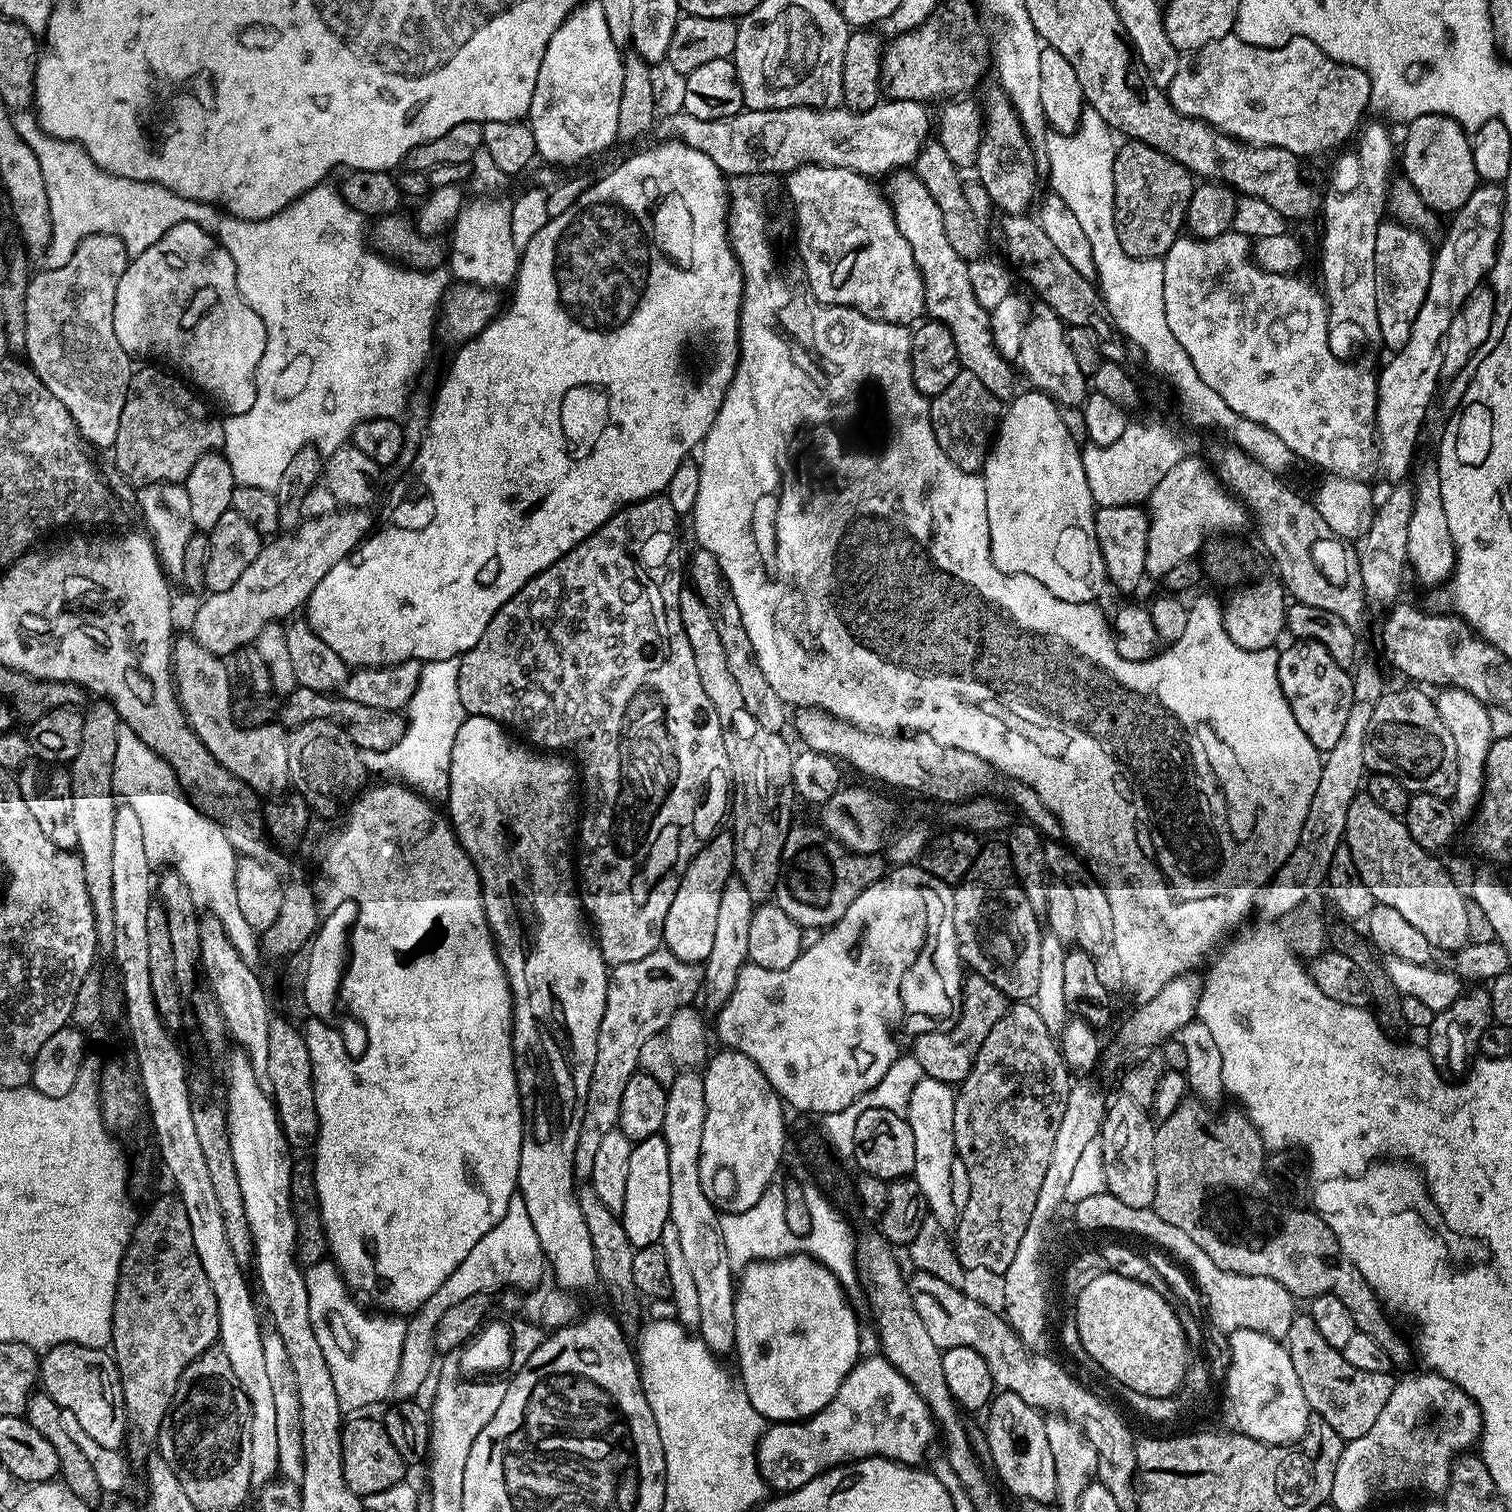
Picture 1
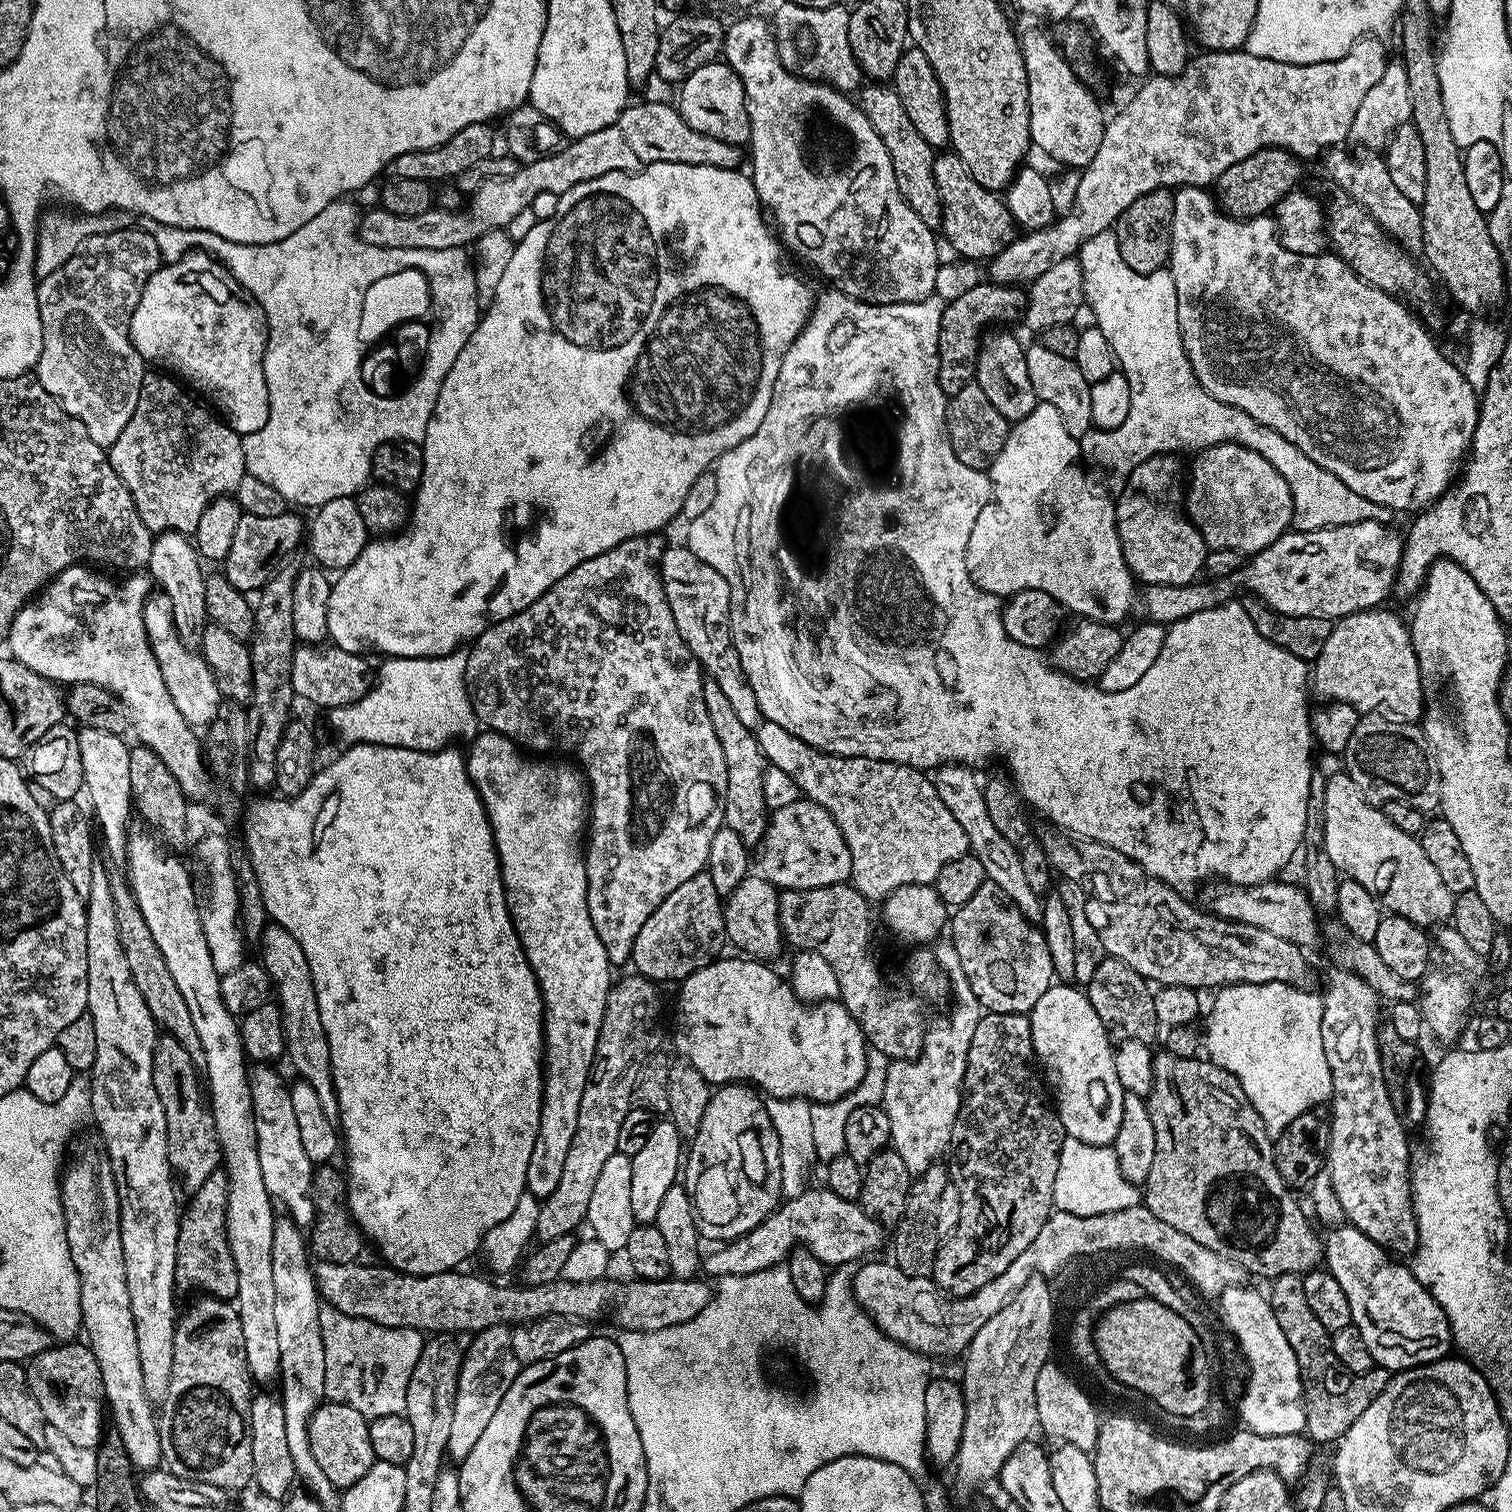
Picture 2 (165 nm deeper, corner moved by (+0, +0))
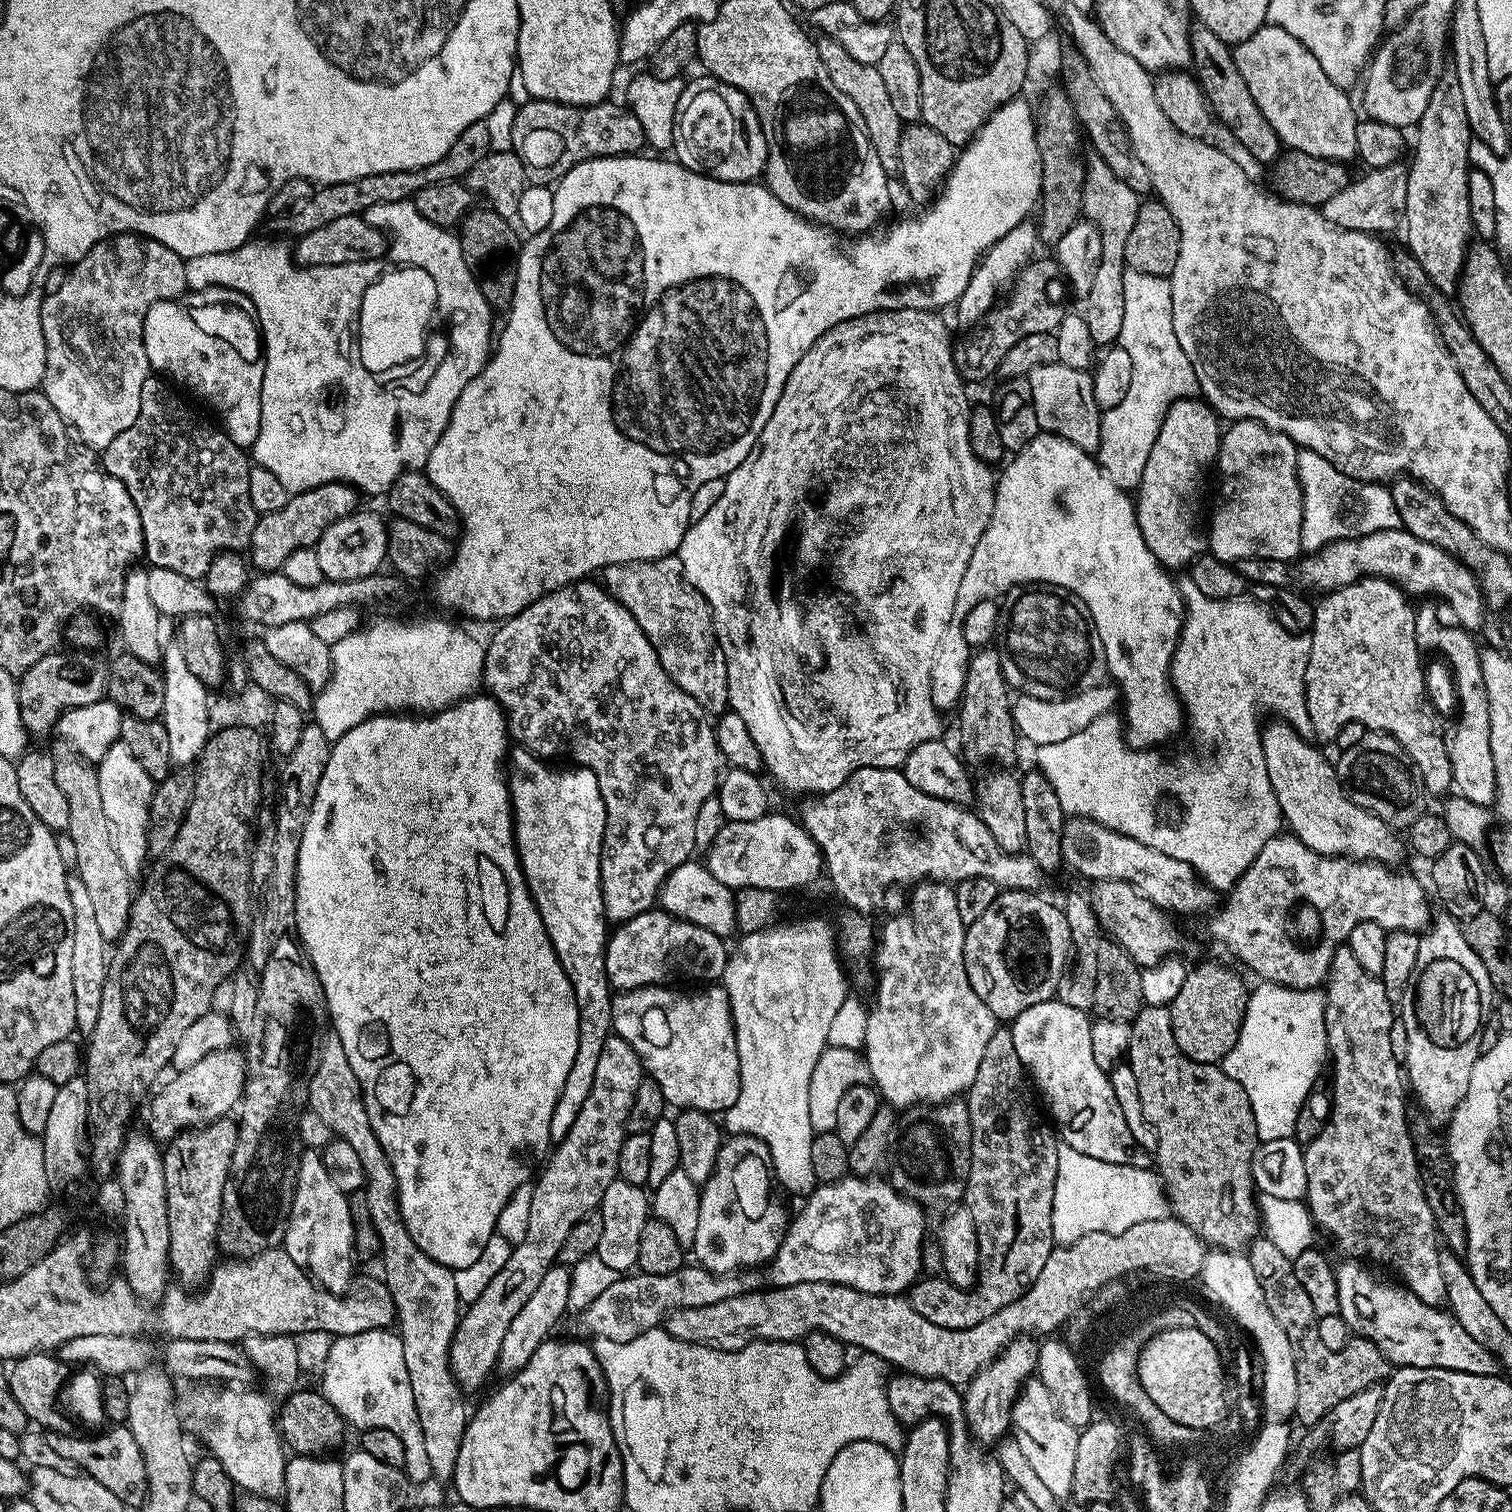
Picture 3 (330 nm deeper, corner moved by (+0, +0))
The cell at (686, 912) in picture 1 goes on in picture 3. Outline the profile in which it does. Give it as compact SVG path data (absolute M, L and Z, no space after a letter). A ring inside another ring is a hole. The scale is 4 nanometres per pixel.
M649 910L643 912L642 914L638 914L634 918L630 918L625 922L625 924L619 925L609 935L608 943L604 950L604 965L606 966L606 974L608 975L608 982L609 985L613 989L622 991L622 992L632 992L636 988L650 988L653 986L668 986L671 985L673 982L672 980L708 980L704 982L716 982L723 977L725 968L728 964L728 960L730 957L729 950L727 951L724 949L725 941L721 939L719 936L715 936L714 934L710 934L710 930L706 930L702 926L694 926L690 922L686 922L685 920L678 919L677 916L672 916L668 912L663 910Z

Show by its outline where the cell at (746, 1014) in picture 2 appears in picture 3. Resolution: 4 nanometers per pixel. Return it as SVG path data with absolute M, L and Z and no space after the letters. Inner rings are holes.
M672 986L636 988L632 992L617 991L612 998L612 1031L630 1042L640 1063L644 1065L645 1073L655 1080L665 1101L671 1107L673 1104L673 1109L696 1108L699 1112L723 1114L734 1106L740 1089L736 1035L727 990L723 986L705 988L708 989L697 996L679 996Z

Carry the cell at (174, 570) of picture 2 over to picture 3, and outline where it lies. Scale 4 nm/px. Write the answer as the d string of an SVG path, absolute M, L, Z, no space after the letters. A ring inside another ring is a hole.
M165 643L162 648L162 671L164 673L164 693L160 716L166 726L166 735L170 737L170 758L173 765L193 765L199 761L202 750L210 735L208 703L209 689L205 688L190 670L186 658L182 655L179 643Z

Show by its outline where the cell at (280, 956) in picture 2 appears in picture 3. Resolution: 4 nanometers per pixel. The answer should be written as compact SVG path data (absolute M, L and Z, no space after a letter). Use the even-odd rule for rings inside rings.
M333 1032L327 1033L321 1041L321 1057L308 1083L306 1104L326 1122L326 1126L330 1126L333 1137L345 1140L362 1162L362 1195L366 1210L370 1210L370 1222L378 1234L384 1260L382 1279L394 1298L398 1313L402 1355L406 1358L406 1374L410 1374L410 1390L414 1390L414 1410L418 1414L418 1426L422 1426L430 1470L437 1481L451 1481L456 1475L458 1450L462 1450L462 1438L470 1419L470 1408L464 1405L465 1393L457 1386L448 1361L450 1342L462 1315L460 1292L456 1289L457 1273L422 1254L418 1242L410 1238L410 1230L406 1230L406 1222L402 1222L390 1160L378 1138L374 1138L360 1083L342 1050L341 1039Z

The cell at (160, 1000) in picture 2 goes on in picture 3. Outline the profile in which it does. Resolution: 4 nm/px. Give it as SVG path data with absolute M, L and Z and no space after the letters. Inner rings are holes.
M67 742L57 743L51 745L50 751L58 790L62 790L66 803L70 805L70 822L66 833L73 839L77 855L74 872L82 878L82 883L86 885L86 891L90 894L94 918L101 930L102 938L106 942L115 942L128 925L134 899L134 880L126 874L125 867L121 865L121 860L113 849L113 843L110 842L110 822L106 820L105 811L102 810L96 768L84 760Z

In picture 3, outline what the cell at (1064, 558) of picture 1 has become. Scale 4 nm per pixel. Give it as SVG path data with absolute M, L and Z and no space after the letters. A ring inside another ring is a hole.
M1041 432L1011 459L1003 465L1004 473L999 473L990 522L966 561L959 606L970 609L983 600L996 600L1016 584L1053 584L1070 590L1086 602L1088 616L1102 638L1108 676L1122 697L1122 708L1124 704L1122 720L1129 745L1148 750L1166 743L1186 720L1170 679L1172 655L1184 628L1184 597L1173 573L1150 554L1142 530L1138 530L1133 497L1107 483L1104 469L1089 453L1049 432Z

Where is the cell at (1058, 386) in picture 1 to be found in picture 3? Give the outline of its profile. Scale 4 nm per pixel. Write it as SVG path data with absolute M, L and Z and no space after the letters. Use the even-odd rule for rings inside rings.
M1059 362L1046 366L1034 366L1027 375L1030 382L1030 398L1034 398L1034 414L1038 414L1038 426L1041 432L1049 432L1058 438L1066 438L1066 442L1074 442L1084 452L1095 453L1100 447L1100 418L1102 409L1094 402L1094 386L1092 372L1074 370L1074 366L1066 366Z

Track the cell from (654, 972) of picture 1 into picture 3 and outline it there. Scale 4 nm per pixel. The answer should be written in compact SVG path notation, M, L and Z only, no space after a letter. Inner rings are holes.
M615 1034L608 1036L606 1046L602 1046L602 1054L598 1057L590 1094L586 1094L586 1102L582 1102L582 1110L578 1110L574 1126L570 1126L570 1130L558 1141L555 1145L556 1153L554 1148L535 1177L535 1192L530 1201L530 1222L527 1223L526 1238L513 1247L510 1258L506 1258L506 1266L502 1266L502 1270L494 1274L490 1286L477 1291L476 1301L469 1308L467 1305L466 1311L456 1324L456 1333L450 1342L448 1361L457 1386L465 1393L478 1391L483 1386L484 1379L490 1374L493 1375L496 1360L502 1350L502 1342L506 1339L506 1330L510 1330L510 1322L514 1322L518 1310L526 1306L530 1294L538 1290L546 1270L550 1270L557 1263L557 1256L562 1244L569 1237L570 1230L574 1229L579 1220L599 1209L602 1194L606 1194L606 1186L610 1186L610 1182L618 1179L618 1154L622 1150L622 1142L626 1135L630 1106L634 1106L634 1094L638 1094L638 1086L645 1076L644 1065L640 1063L638 1054L630 1046L630 1042Z

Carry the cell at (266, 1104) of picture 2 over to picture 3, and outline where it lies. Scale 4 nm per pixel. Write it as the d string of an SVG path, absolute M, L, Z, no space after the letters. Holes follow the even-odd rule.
M304 1150L299 1153L300 1165L296 1175L296 1189L284 1231L283 1249L327 1292L343 1294L353 1283L354 1226L350 1218L348 1196L330 1182L320 1152Z

